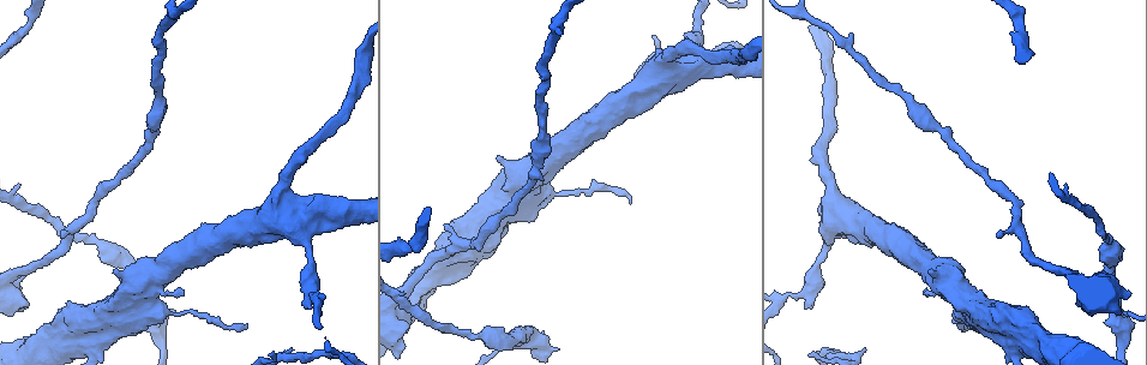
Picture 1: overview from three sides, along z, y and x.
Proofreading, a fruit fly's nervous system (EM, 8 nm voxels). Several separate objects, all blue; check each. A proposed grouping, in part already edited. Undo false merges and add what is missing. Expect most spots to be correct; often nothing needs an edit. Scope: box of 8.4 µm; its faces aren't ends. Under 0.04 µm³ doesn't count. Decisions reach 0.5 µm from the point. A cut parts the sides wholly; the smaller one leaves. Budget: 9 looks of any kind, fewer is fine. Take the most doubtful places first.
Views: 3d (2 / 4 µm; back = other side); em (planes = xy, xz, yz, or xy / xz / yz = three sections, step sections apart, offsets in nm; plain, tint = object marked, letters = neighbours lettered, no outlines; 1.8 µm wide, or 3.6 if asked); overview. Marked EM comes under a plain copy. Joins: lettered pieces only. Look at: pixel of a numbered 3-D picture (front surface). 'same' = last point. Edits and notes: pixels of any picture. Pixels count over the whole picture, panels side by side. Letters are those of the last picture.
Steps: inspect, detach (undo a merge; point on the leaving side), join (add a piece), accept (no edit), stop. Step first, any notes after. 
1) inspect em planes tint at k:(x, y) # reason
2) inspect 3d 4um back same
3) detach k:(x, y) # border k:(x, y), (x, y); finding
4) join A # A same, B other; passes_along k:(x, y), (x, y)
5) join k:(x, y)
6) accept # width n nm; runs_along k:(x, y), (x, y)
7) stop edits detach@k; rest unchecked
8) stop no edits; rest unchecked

inspect 3d 4um at 1:(1111, 242) # sudden change in width

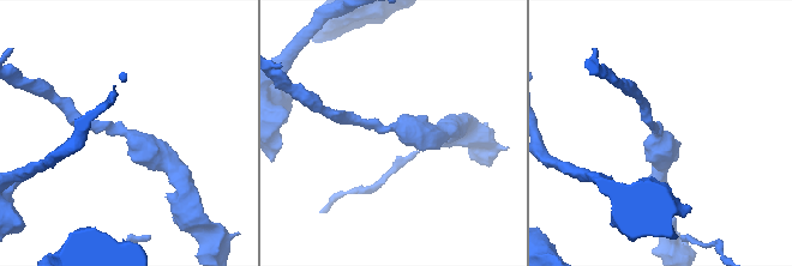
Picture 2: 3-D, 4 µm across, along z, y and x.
inspect em xy step 8 tint at 2:(393, 126) # now the EM

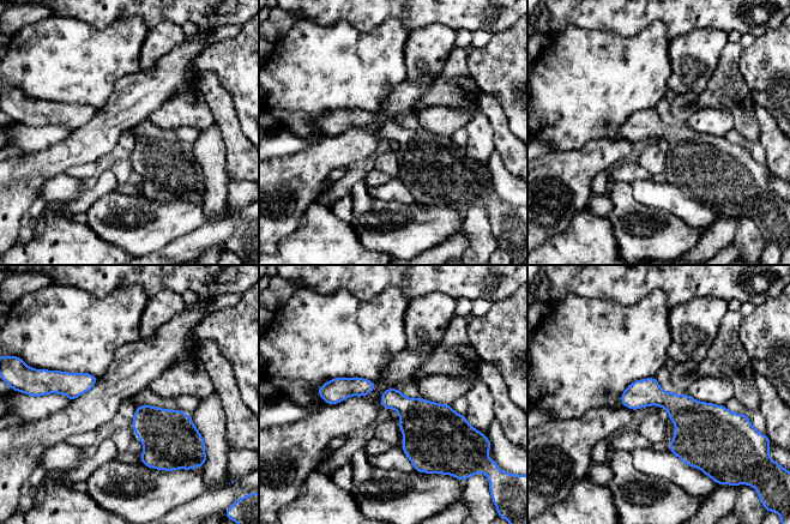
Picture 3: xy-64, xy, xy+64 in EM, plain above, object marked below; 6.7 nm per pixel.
inspect em planes letters same # cut it another way

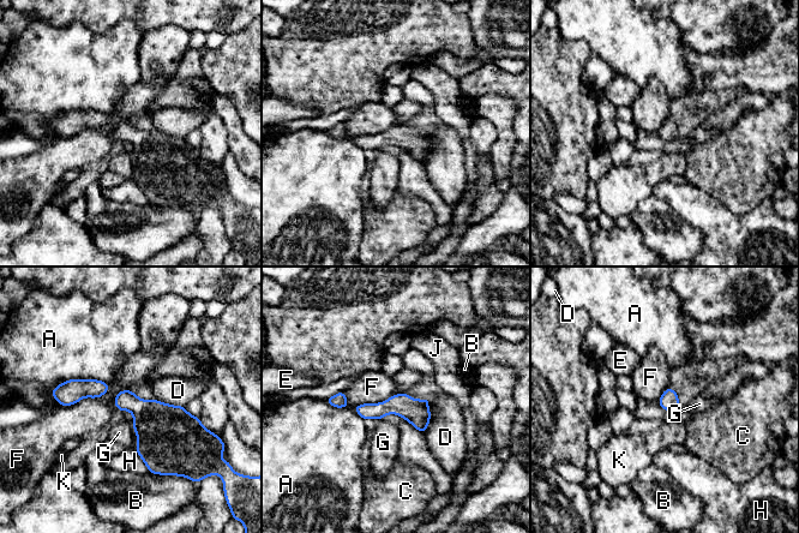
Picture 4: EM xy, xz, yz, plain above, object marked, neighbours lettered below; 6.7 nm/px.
accept # longest_contact A 400 nm; A other, B other, C other, D other, E other, F other, G other, H other, J other, K other; runs_along 4:(359, 409), (407, 407), (427, 417); one neuron here

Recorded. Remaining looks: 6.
inspect 3d 2um at 1:(1120, 305) # narrows sharply

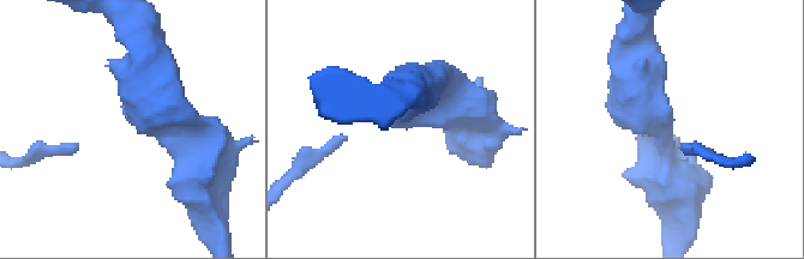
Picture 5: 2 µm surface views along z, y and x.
inspect em planes letters at 5:(439, 116) # arm_widths 280, 280 nm

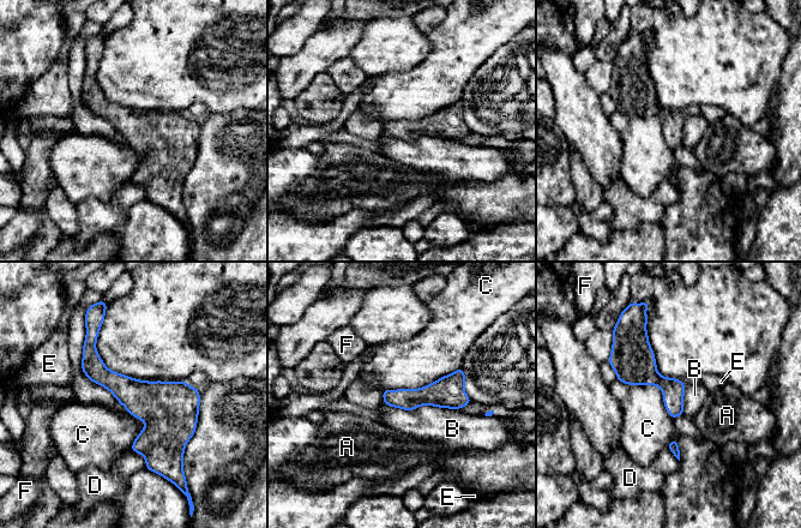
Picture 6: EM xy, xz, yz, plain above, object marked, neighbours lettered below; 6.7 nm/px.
accept # A other, B other, C other, D other, E other, F other; runs_along 6:(385, 394), (391, 397), (467, 400); all the same neuron

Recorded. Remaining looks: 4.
inspect 3d 2um at 1:(62, 238) # free end

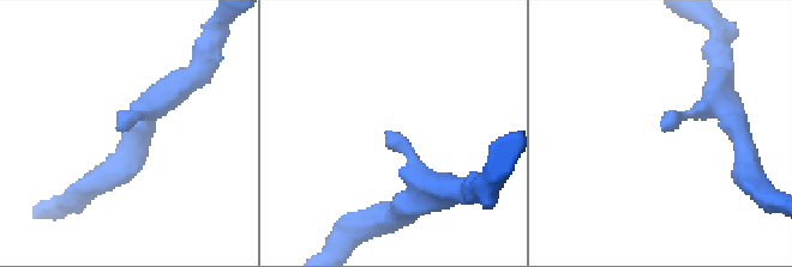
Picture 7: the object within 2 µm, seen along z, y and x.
inspect em 3.6um yz step 4 letters at 7:(662, 130)

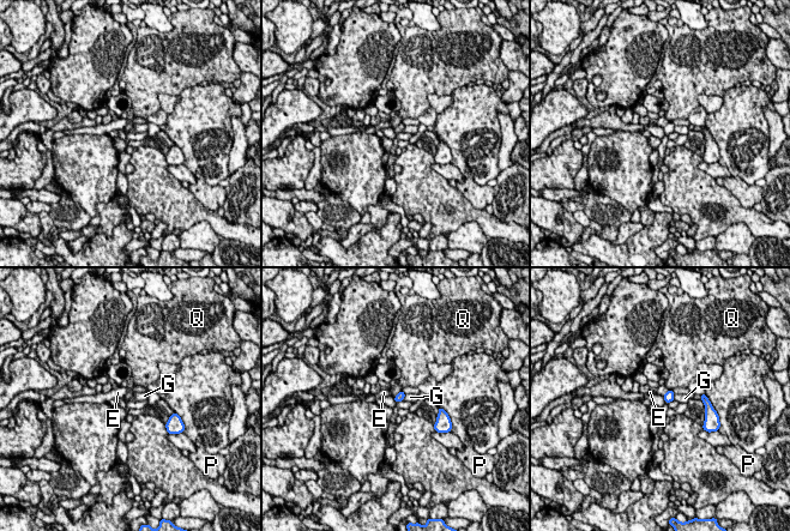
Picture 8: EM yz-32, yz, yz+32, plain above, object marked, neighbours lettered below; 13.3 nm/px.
inspect em 3.6um planes letters same

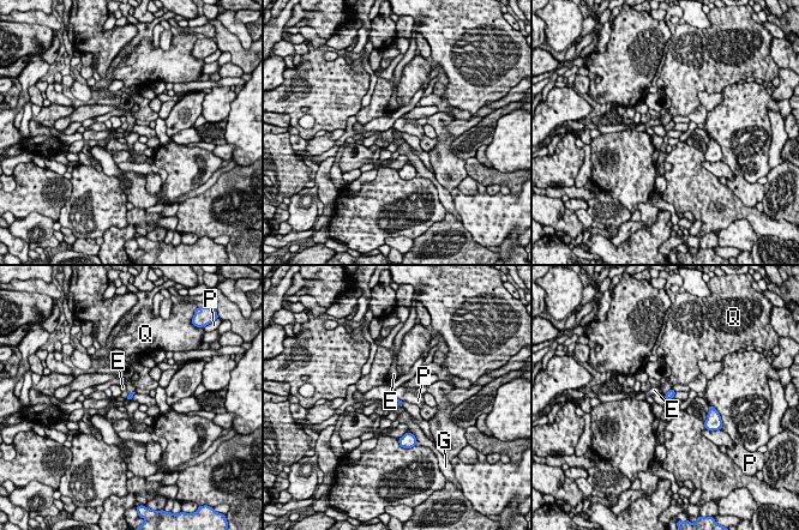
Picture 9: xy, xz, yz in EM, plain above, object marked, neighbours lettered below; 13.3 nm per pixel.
accept # E other, G other, P other, Q other; border 9:(664, 395), (666, 399); none of them fits

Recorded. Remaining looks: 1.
stop no edits; rest unchecked

